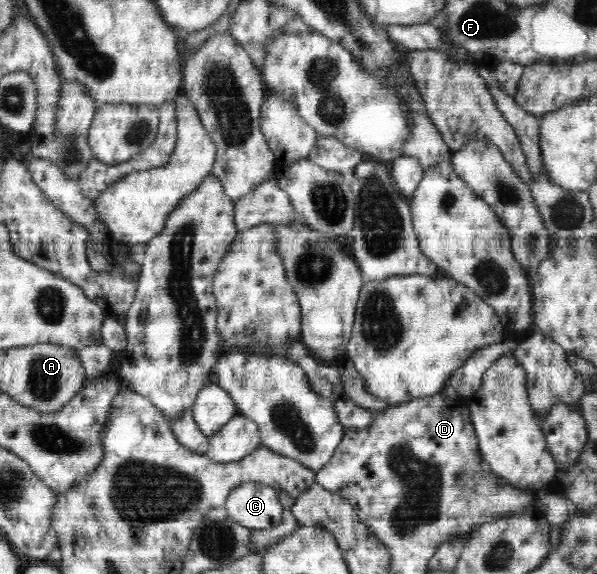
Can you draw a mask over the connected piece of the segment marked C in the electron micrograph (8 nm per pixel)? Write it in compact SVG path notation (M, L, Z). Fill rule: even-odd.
M256 482L242 483L225 499L228 515L244 527L265 531L280 525L284 508L276 488Z

